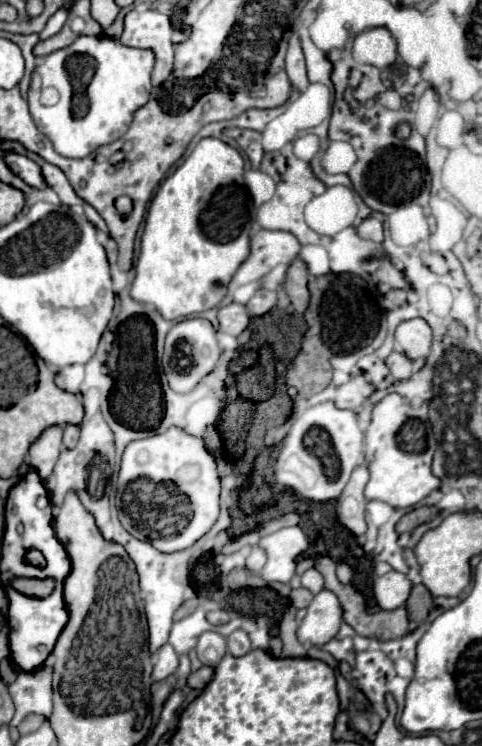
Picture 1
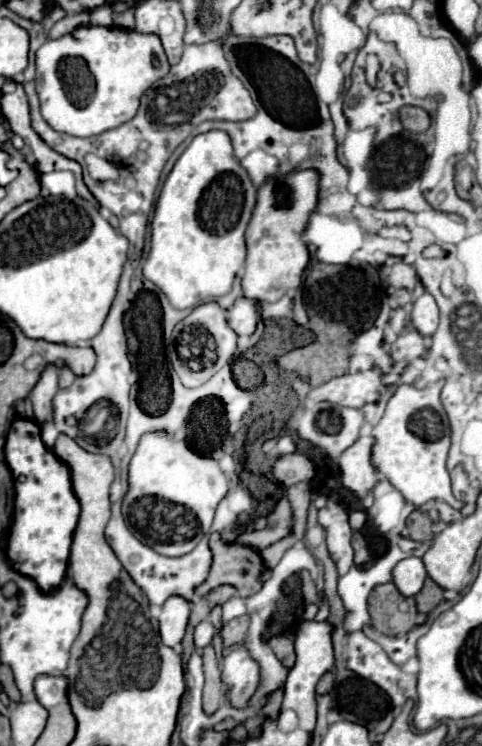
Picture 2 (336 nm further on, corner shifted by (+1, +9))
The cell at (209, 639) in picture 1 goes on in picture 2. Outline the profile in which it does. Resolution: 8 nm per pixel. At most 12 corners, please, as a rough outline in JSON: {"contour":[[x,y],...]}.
{"contour":[[202,621],[194,629],[194,645],[198,649],[212,643],[214,627]]}

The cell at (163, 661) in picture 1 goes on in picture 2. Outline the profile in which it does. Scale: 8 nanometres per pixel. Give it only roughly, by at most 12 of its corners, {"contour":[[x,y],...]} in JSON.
{"contour":[[180,595],[160,611],[160,637],[176,647],[186,631],[192,603]]}

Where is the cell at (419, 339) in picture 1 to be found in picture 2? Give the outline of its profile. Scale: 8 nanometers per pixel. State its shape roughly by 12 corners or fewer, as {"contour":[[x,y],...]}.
{"contour":[[430,293],[414,301],[412,323],[420,335],[438,327],[438,305]]}

